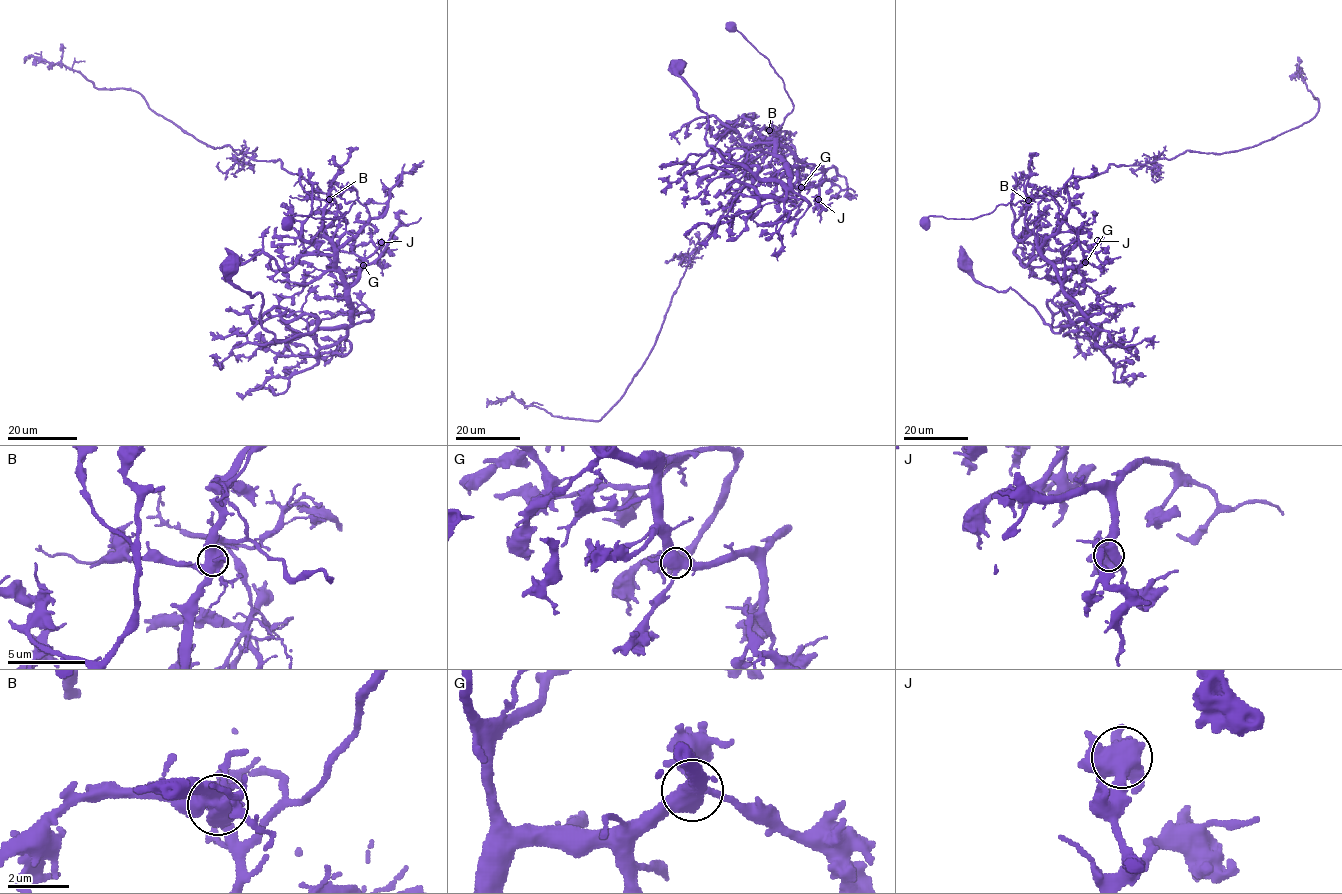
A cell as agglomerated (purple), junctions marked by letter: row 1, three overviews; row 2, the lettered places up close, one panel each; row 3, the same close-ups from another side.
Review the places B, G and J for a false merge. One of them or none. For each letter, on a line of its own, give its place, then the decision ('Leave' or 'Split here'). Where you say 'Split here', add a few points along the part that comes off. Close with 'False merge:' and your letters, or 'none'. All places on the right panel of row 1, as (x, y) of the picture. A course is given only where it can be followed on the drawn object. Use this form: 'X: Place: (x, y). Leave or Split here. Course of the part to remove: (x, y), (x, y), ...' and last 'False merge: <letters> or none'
B: Place: (1028, 200). Split here. Course of the part to remove: (1027, 200), (1110, 164), (1273, 138), (1318, 111), (1294, 75), (1305, 74)
G: Place: (1085, 262). Leave
J: Place: (1097, 240). Leave
False merge: B

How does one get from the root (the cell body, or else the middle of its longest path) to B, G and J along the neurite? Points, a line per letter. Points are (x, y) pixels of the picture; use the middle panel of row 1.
B: (730, 26), (768, 59), (792, 102), (793, 109), (781, 126), (772, 133), (769, 129)
G: (730, 26), (768, 59), (792, 102), (779, 128), (771, 133), (763, 127), (760, 133), (796, 167), (801, 187)
J: (730, 26), (782, 79), (793, 109), (760, 133), (803, 187), (818, 187), (818, 199)

